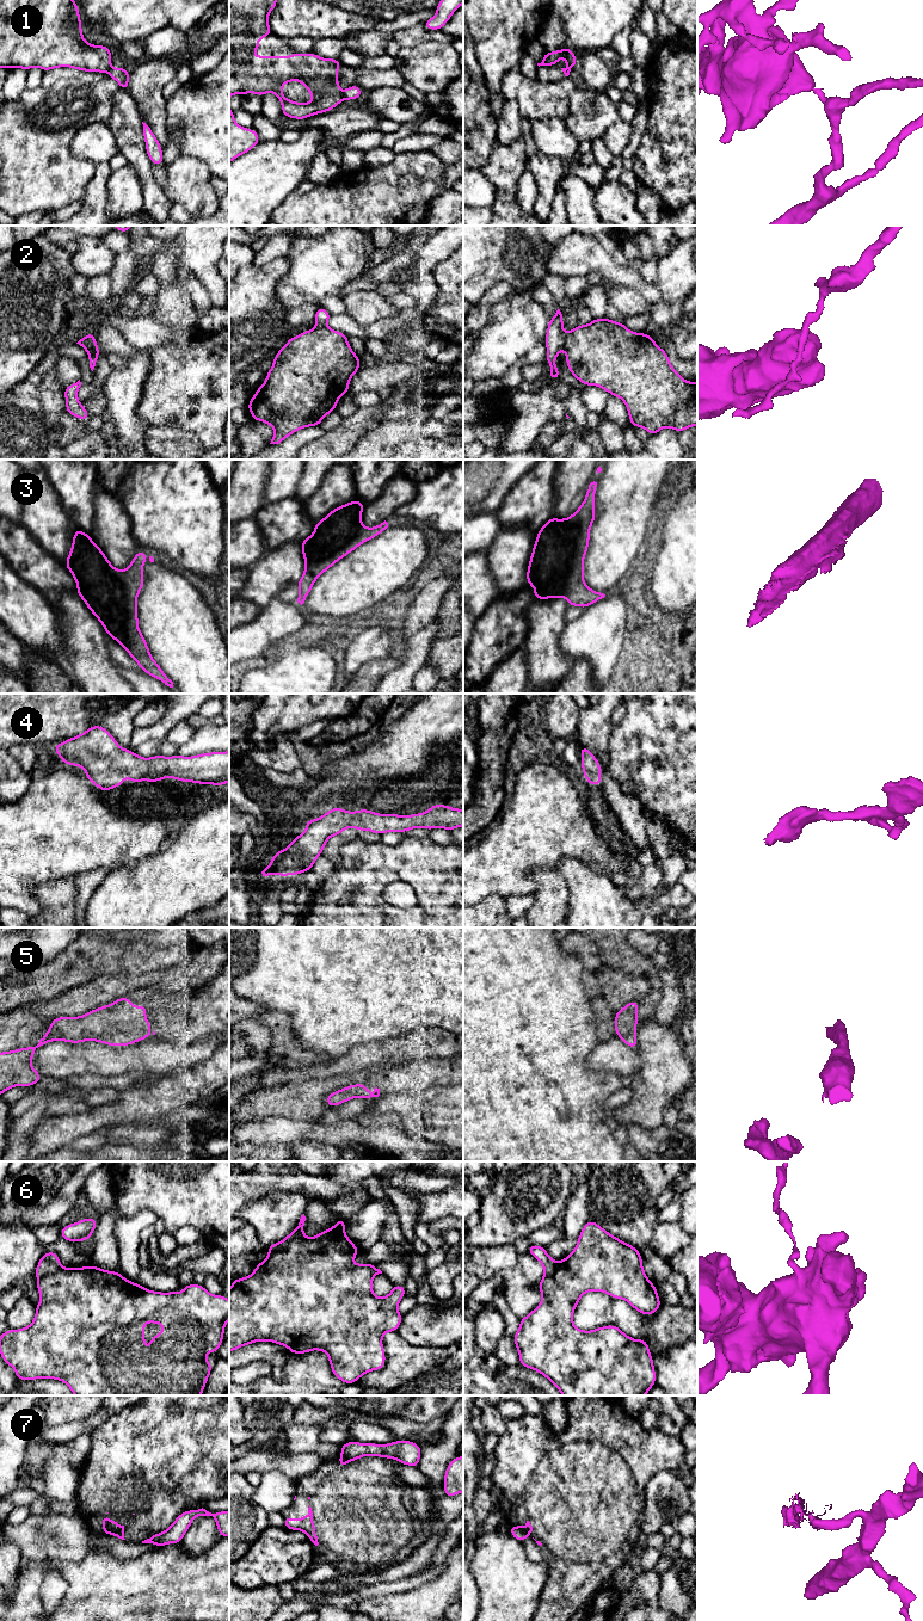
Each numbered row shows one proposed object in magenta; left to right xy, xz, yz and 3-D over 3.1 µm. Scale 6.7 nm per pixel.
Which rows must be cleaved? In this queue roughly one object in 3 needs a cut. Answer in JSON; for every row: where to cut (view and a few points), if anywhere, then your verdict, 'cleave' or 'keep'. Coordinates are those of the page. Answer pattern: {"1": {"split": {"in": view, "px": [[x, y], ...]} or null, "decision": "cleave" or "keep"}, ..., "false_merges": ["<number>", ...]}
{"1": {"split": {"in": "xz", "px": [[342, 92], [344, 98]]}, "decision": "cleave"}, "2": {"split": {"in": "yz", "px": [[566, 333], [562, 347]]}, "decision": "cleave"}, "3": {"split": null, "decision": "keep"}, "4": {"split": null, "decision": "keep"}, "5": {"split": null, "decision": "keep"}, "6": {"split": null, "decision": "keep"}, "7": {"split": {"in": "xz", "px": [[342, 1455], [351, 1460]]}, "decision": "cleave"}, "false_merges": ["1", "2", "7"]}

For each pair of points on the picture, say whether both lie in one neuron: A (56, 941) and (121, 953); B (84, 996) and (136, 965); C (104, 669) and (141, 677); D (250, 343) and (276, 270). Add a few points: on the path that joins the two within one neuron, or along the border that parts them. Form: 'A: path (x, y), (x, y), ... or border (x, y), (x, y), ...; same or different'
A: border (75, 940), (49, 961); different
B: border (148, 972), (134, 975); different
C: border (116, 664), (120, 672), (128, 680); different
D: path (250, 325), (250, 296), (258, 288); same

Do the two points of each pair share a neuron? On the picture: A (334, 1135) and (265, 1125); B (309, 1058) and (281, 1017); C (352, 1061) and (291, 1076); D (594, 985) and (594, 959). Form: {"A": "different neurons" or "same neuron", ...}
{"A": "same neuron", "B": "same neuron", "C": "same neuron", "D": "same neuron"}

